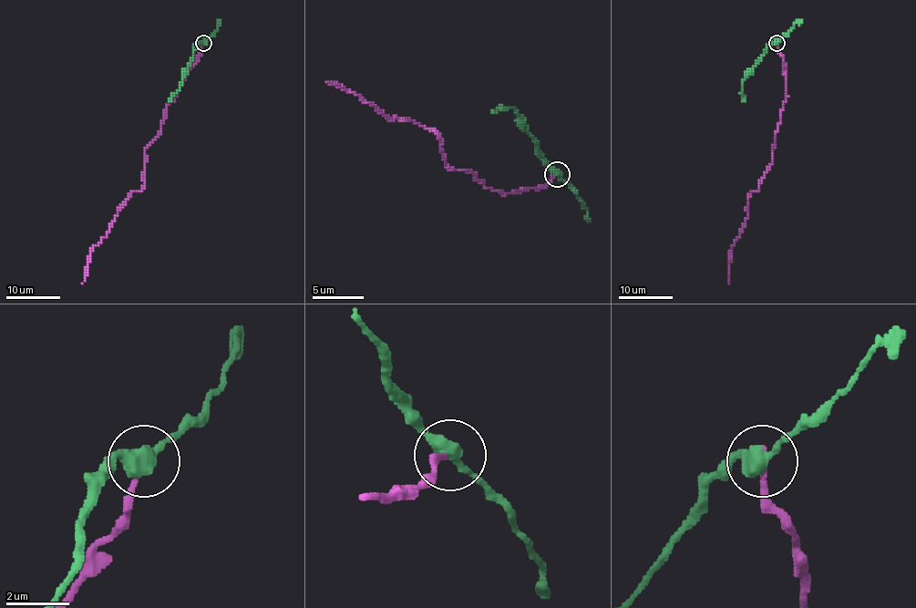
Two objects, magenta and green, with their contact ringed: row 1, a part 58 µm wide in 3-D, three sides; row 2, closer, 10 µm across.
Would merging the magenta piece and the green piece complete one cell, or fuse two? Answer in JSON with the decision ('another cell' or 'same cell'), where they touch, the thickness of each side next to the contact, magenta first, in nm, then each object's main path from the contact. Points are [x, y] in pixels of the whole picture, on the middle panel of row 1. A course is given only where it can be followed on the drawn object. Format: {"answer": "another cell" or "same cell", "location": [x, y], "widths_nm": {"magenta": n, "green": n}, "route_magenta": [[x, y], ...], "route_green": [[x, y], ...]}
{"answer": "another cell", "location": [557, 174], "widths_nm": {"magenta": 140, "green": 440}, "route_magenta": [[556, 175], [499, 193], [445, 167], [442, 141], [416, 123], [391, 120], [326, 82]], "route_green": [[556, 175], [540, 157], [536, 141], [512, 108], [491, 113]]}

